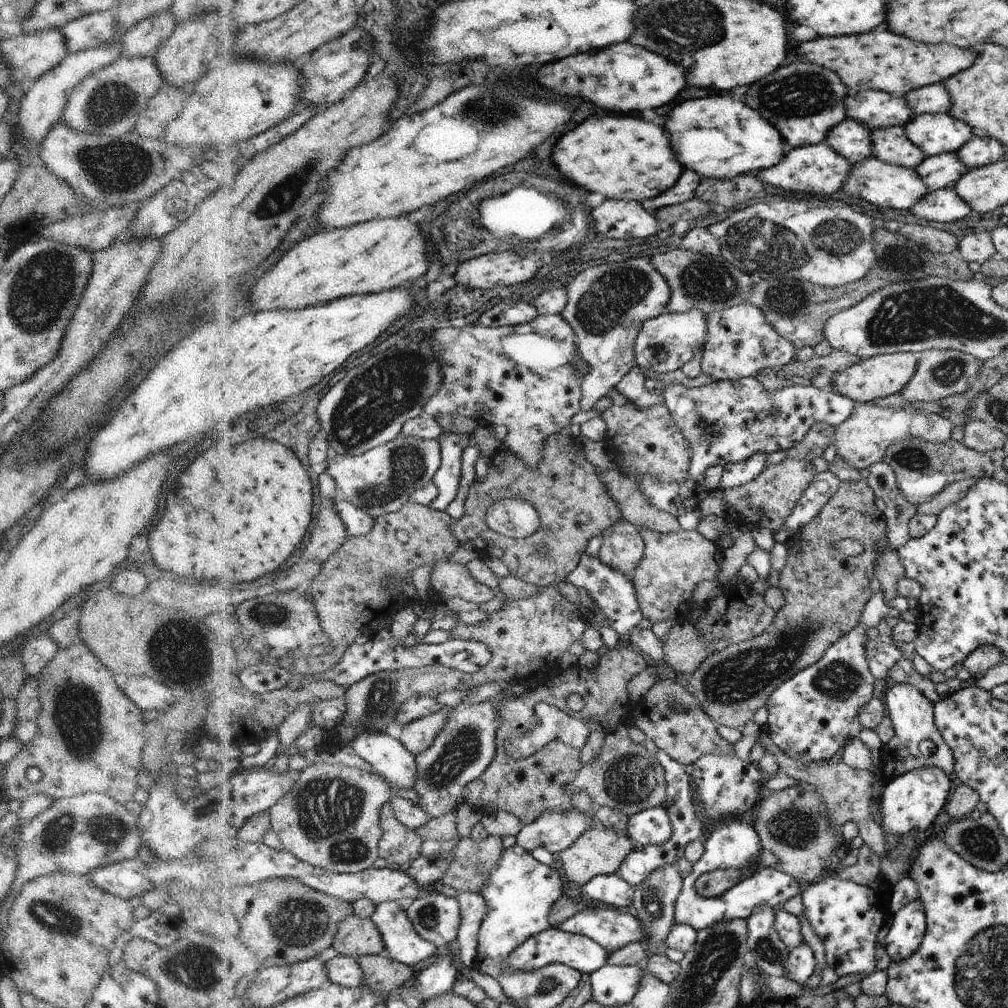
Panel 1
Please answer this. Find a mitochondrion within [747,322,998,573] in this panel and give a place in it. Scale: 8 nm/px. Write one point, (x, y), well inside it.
(948, 372)

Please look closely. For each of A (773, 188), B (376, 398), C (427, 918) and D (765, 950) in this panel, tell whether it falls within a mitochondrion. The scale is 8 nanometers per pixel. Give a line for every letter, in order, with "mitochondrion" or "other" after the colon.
A: other
B: mitochondrion
C: mitochondrion
D: mitochondrion

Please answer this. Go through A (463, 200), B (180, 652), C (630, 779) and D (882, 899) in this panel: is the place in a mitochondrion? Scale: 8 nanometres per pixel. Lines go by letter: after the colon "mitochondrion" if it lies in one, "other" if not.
A: other
B: mitochondrion
C: mitochondrion
D: other

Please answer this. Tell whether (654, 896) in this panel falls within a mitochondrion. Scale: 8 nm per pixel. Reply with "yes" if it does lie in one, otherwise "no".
yes

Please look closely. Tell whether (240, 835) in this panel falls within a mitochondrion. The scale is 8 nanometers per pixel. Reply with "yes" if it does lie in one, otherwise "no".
no

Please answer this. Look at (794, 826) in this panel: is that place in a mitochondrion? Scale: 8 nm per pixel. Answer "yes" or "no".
yes

